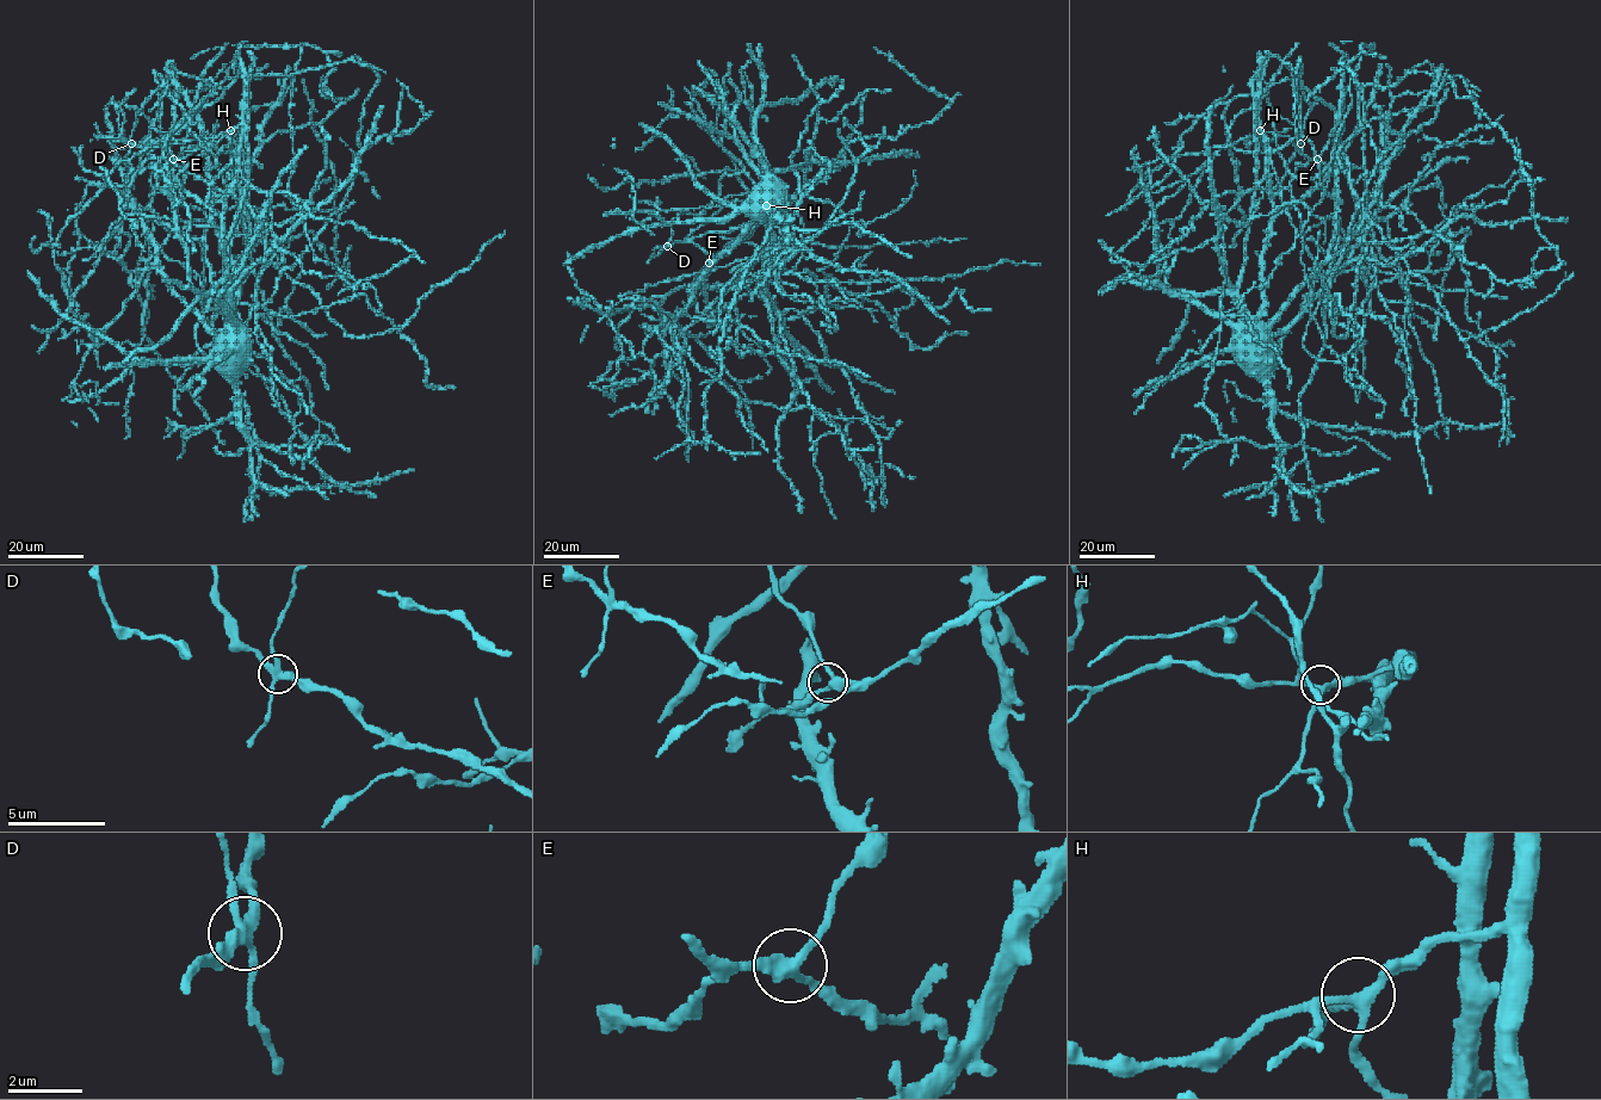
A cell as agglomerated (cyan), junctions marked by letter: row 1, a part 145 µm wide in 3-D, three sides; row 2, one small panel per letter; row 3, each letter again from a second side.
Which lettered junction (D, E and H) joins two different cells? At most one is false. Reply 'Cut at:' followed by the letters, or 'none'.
Cut at: D

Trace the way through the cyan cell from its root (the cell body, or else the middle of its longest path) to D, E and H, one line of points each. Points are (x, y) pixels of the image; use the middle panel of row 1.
D: (770, 195), (759, 218), (773, 212), (760, 189), (725, 174), (703, 214), (673, 220), (667, 247)
E: (770, 195), (774, 205), (758, 210), (770, 238), (761, 222), (709, 263)
H: (770, 195), (774, 205), (761, 208), (759, 218), (774, 212), (766, 205)

